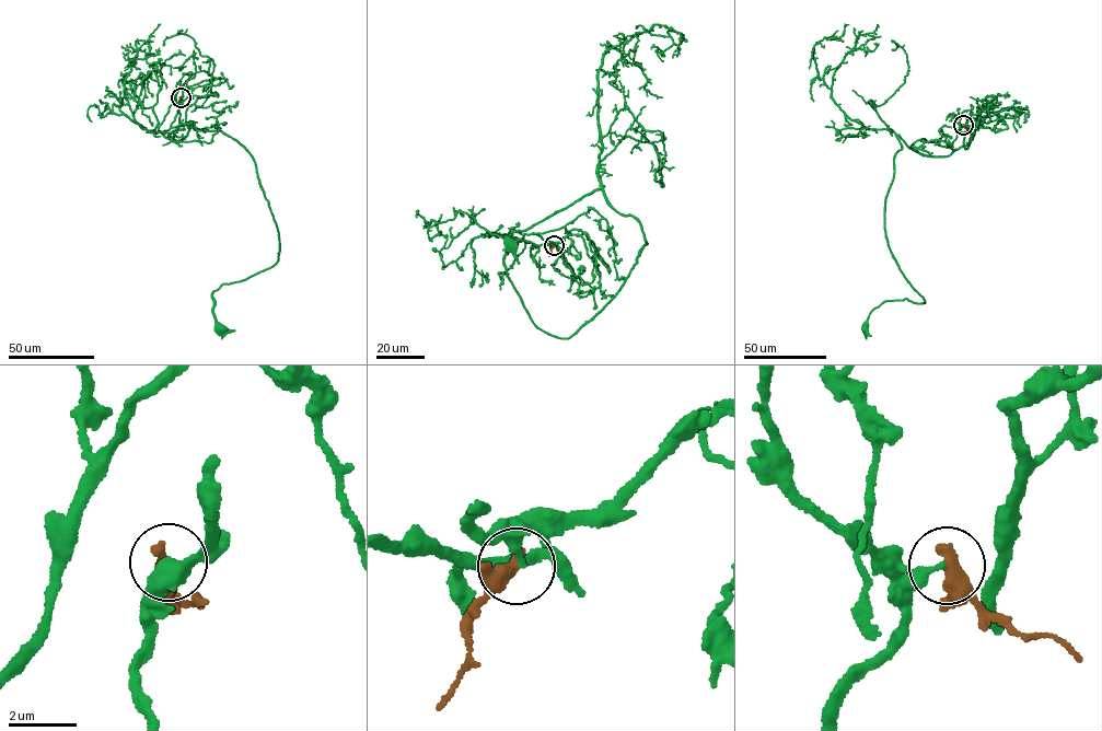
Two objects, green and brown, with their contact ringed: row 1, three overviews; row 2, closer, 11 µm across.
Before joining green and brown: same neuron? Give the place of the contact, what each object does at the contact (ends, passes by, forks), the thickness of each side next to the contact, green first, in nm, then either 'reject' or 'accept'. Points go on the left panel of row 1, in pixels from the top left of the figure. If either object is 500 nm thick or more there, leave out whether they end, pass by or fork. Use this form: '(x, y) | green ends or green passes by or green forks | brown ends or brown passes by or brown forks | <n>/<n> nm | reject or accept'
(181, 97) | 240/550 nm | reject

